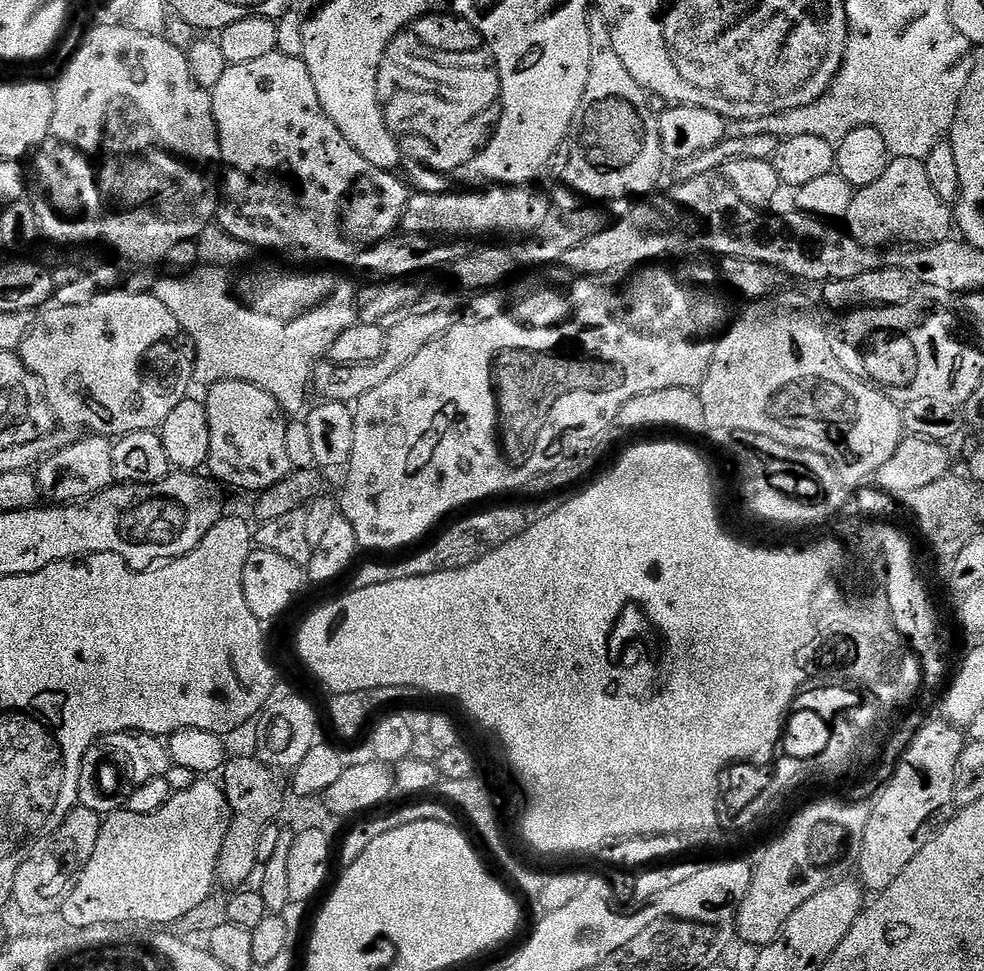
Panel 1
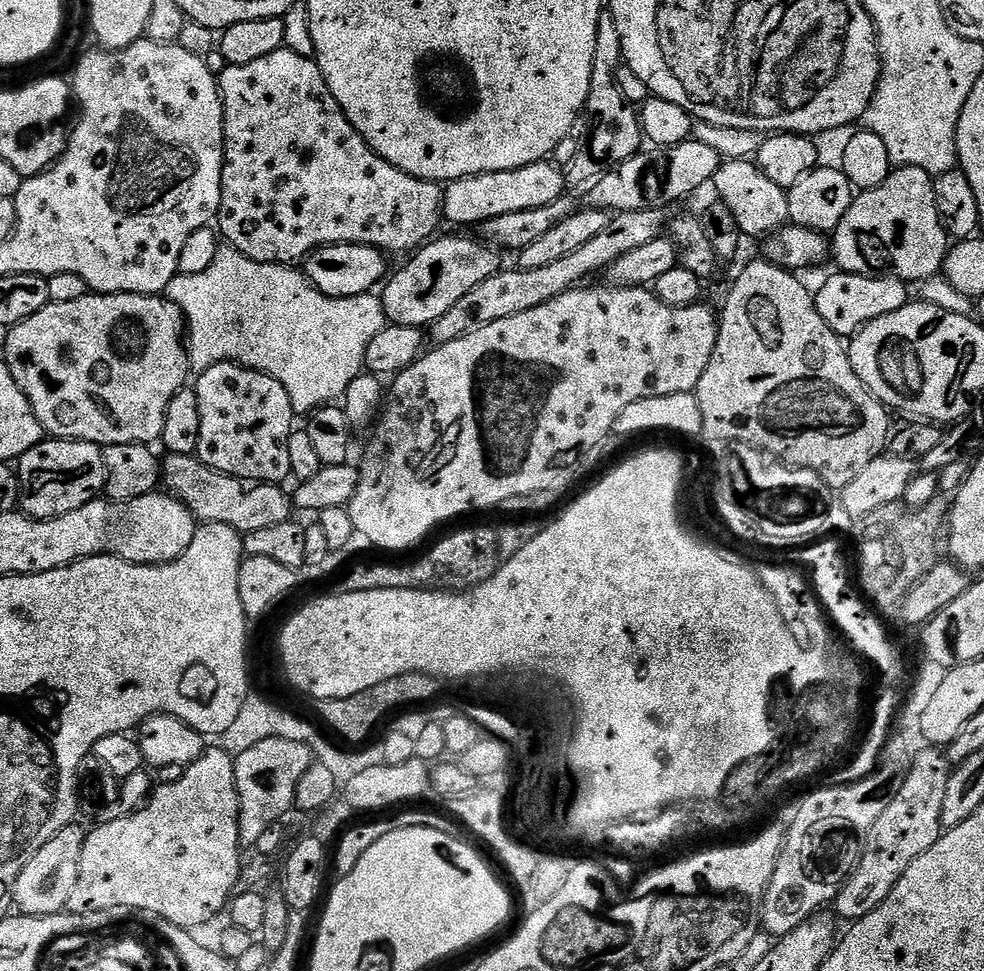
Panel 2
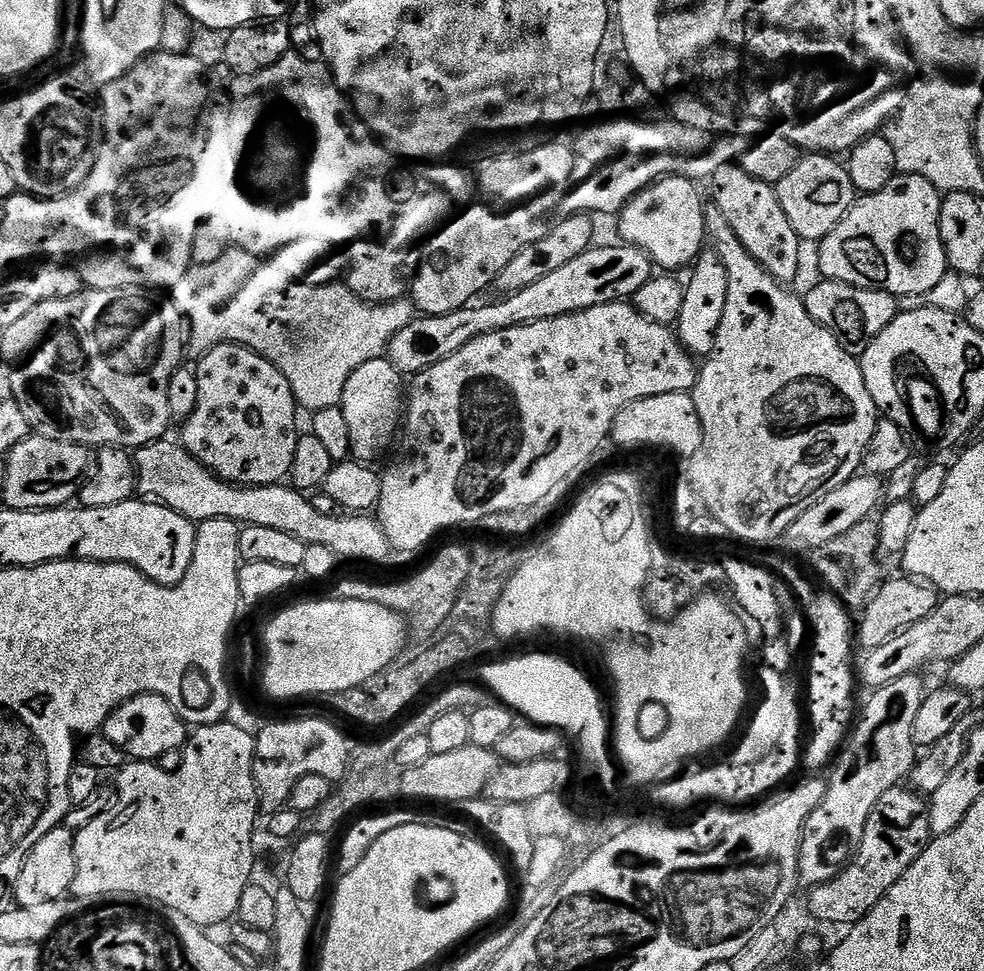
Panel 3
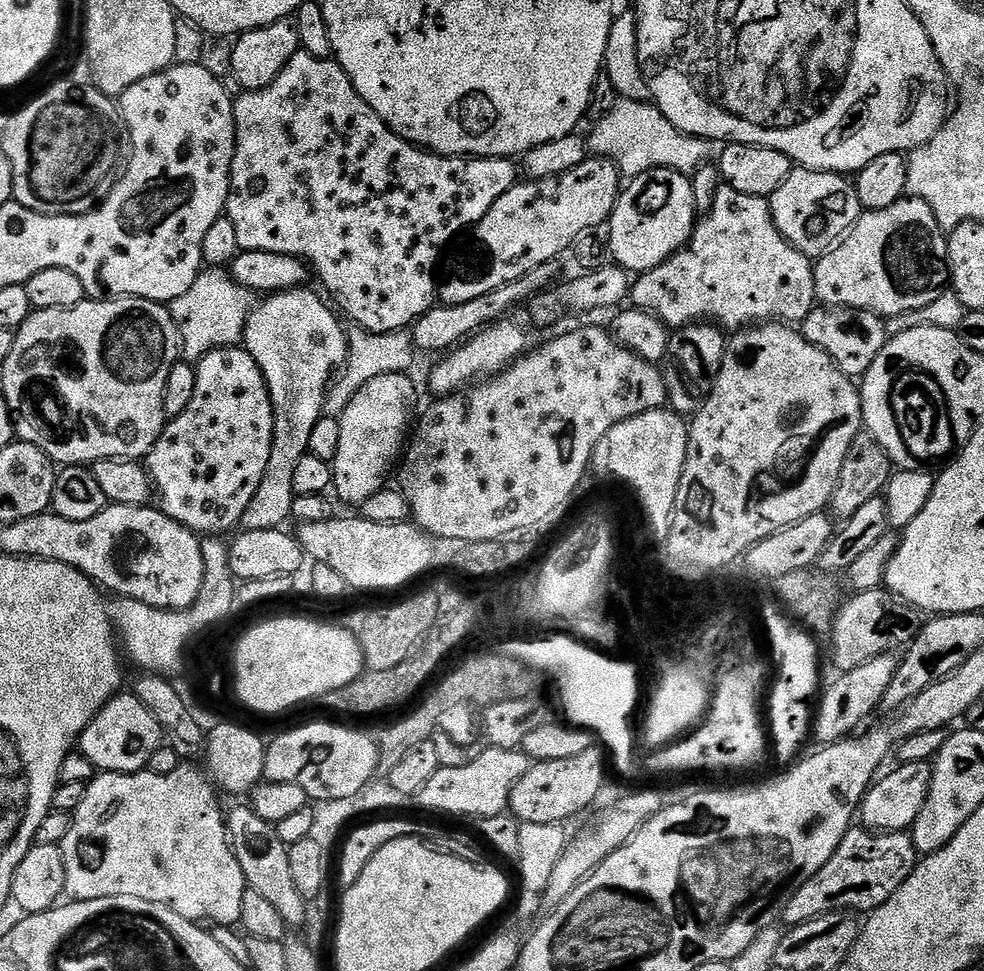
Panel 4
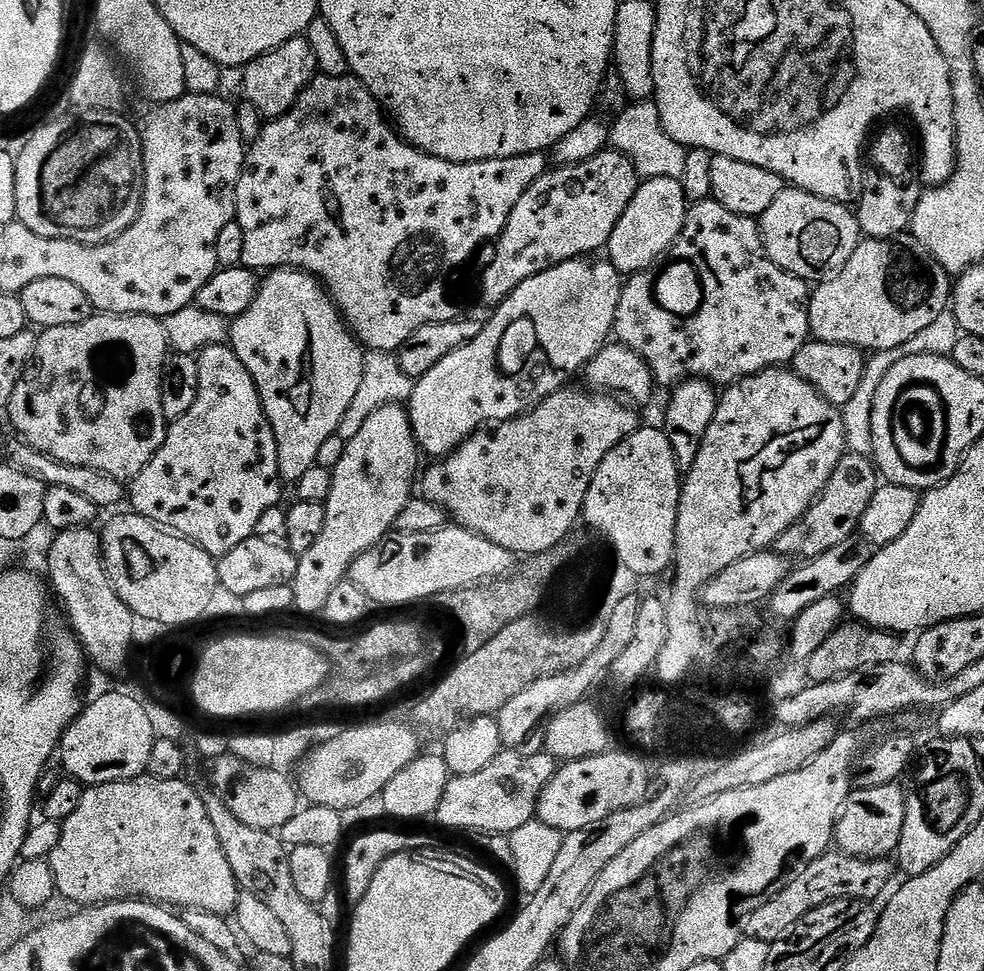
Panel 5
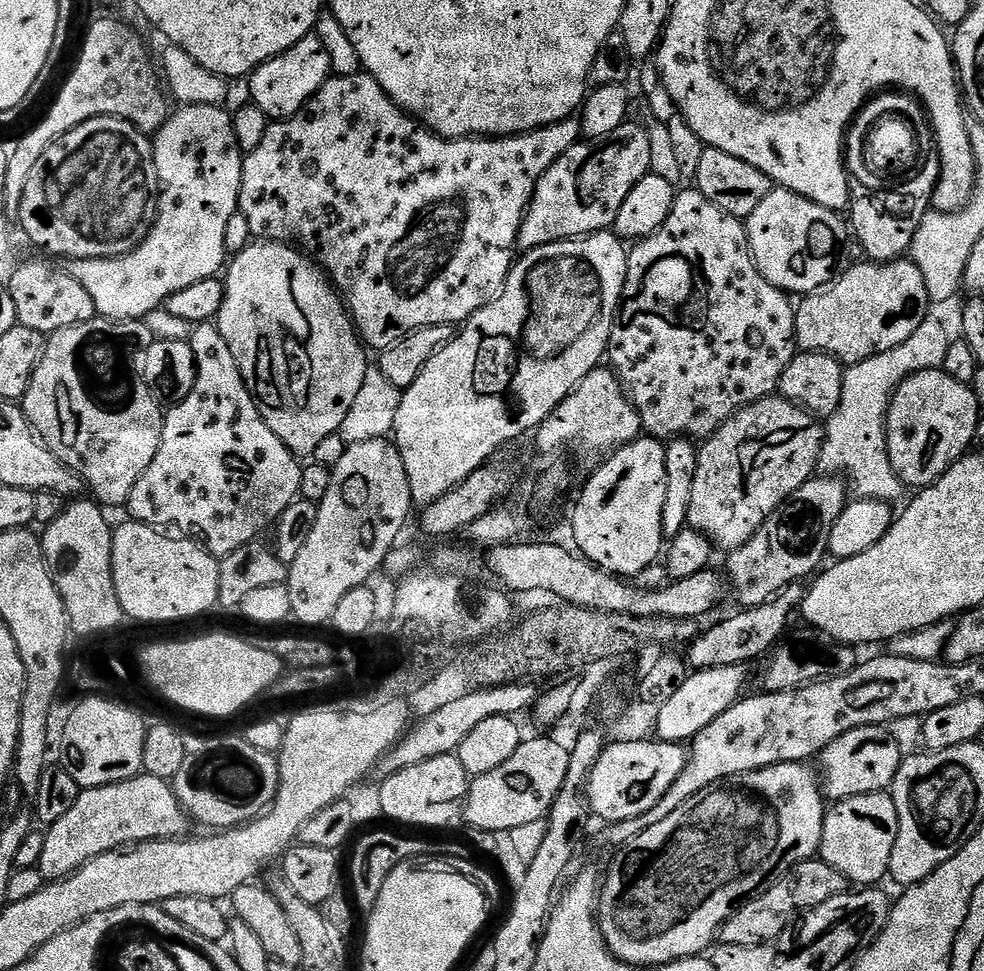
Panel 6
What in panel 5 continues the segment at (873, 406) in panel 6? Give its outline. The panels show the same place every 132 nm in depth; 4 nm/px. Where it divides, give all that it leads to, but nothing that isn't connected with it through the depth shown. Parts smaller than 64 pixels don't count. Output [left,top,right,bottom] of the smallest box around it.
[842,310,958,456]

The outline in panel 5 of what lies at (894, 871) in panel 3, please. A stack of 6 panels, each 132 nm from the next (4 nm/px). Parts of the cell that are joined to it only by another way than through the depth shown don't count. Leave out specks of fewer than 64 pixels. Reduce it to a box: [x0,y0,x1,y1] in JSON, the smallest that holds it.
[744,850,888,946]

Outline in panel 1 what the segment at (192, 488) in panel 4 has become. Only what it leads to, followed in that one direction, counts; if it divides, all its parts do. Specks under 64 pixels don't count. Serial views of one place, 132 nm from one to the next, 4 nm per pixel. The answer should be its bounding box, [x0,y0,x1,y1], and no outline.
[203,380,294,494]

